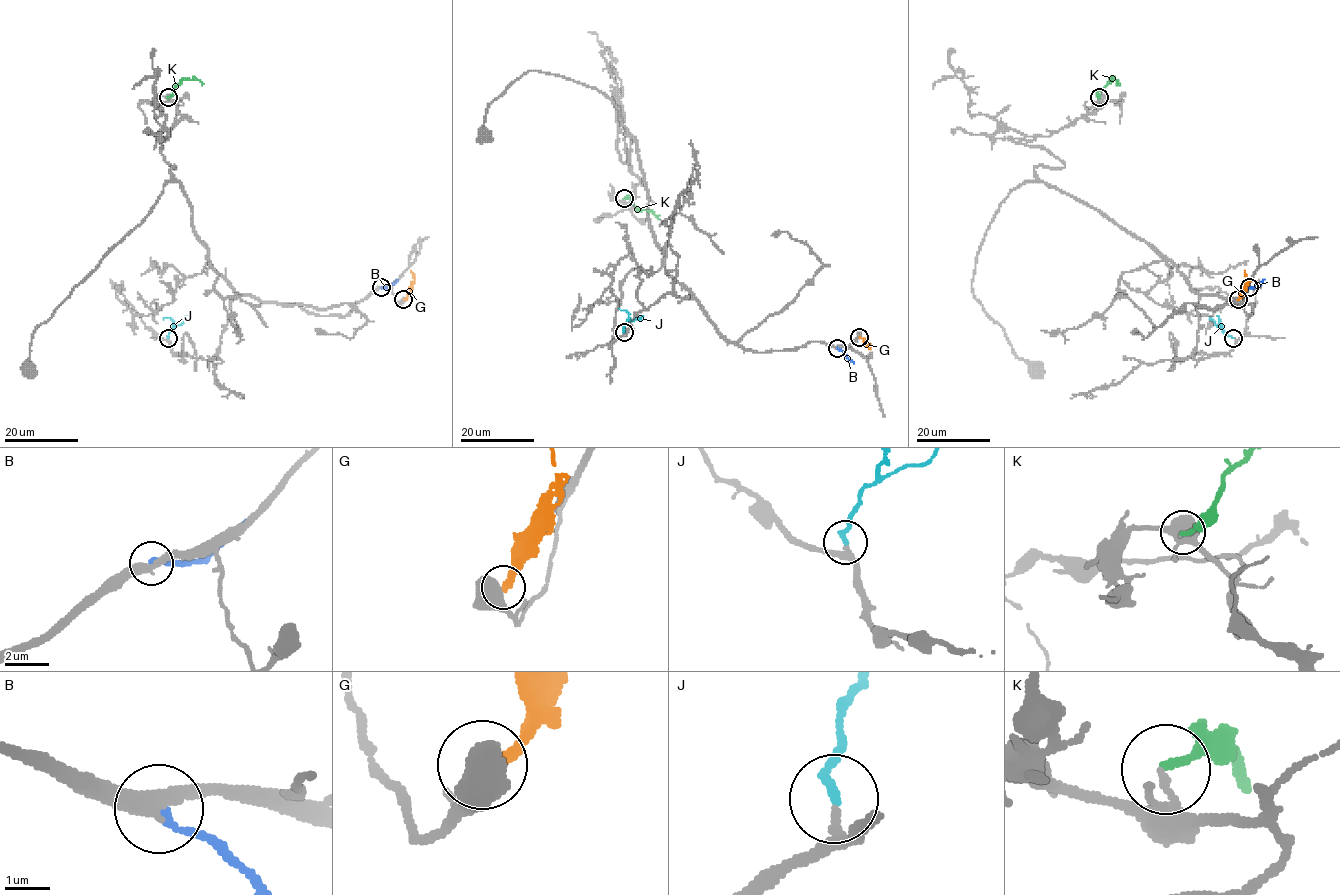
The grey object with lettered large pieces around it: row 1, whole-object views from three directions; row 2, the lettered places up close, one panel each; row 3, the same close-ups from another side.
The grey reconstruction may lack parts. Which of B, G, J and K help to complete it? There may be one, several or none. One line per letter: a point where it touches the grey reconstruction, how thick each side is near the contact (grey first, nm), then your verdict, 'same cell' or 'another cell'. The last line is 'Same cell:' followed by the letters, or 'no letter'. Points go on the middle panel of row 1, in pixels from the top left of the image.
B: (837, 348) | 380/260 nm | another cell
G: (859, 337) | 500/260 nm | another cell
J: (624, 332) | 140/180 nm | same cell
K: (624, 198) | 220/190 nm | another cell
Same cell: J

